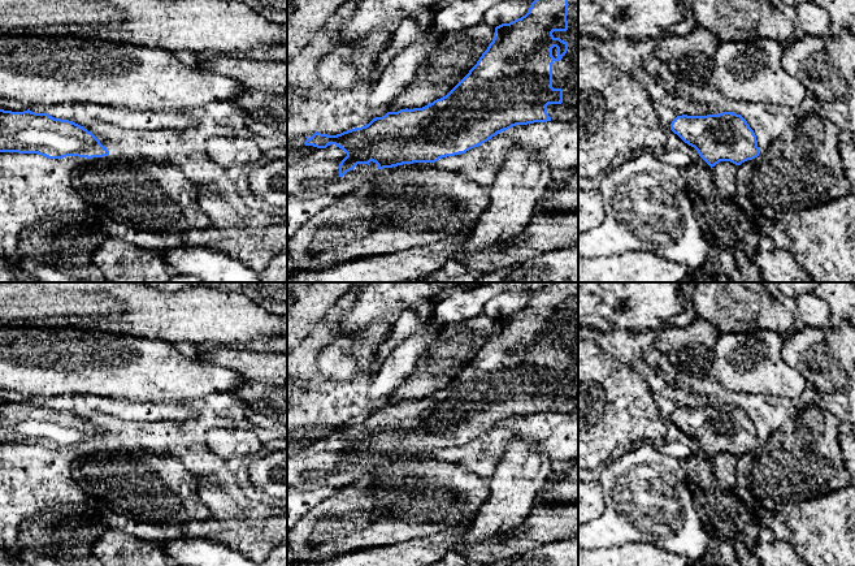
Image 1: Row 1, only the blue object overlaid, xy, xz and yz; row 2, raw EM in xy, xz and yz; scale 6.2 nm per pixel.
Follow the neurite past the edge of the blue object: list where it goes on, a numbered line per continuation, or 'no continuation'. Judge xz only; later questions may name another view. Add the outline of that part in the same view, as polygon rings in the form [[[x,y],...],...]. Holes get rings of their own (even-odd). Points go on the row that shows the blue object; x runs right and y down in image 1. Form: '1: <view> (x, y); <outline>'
1: xz (565, 72); [[[568,0],[568,4],[568,30],[552,33],[568,43],[567,53],[552,64],[552,87],[563,90],[563,103],[547,105],[555,122],[578,120],[578,0]]]

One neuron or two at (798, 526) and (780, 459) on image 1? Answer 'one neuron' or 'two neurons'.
two neurons

